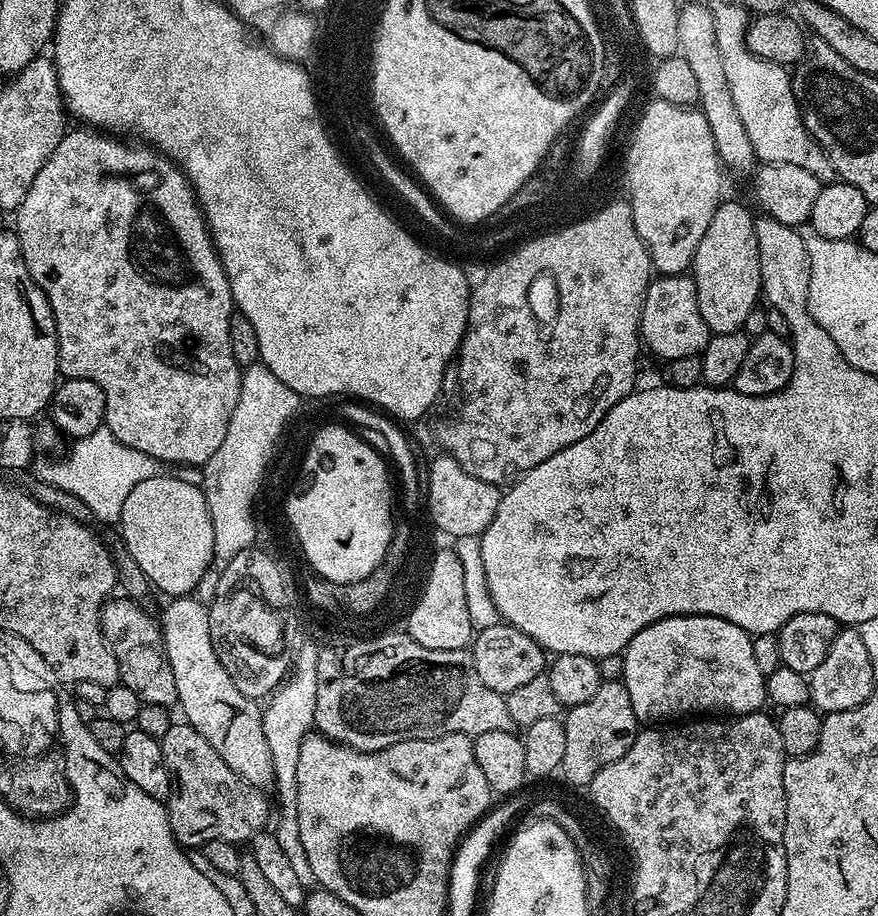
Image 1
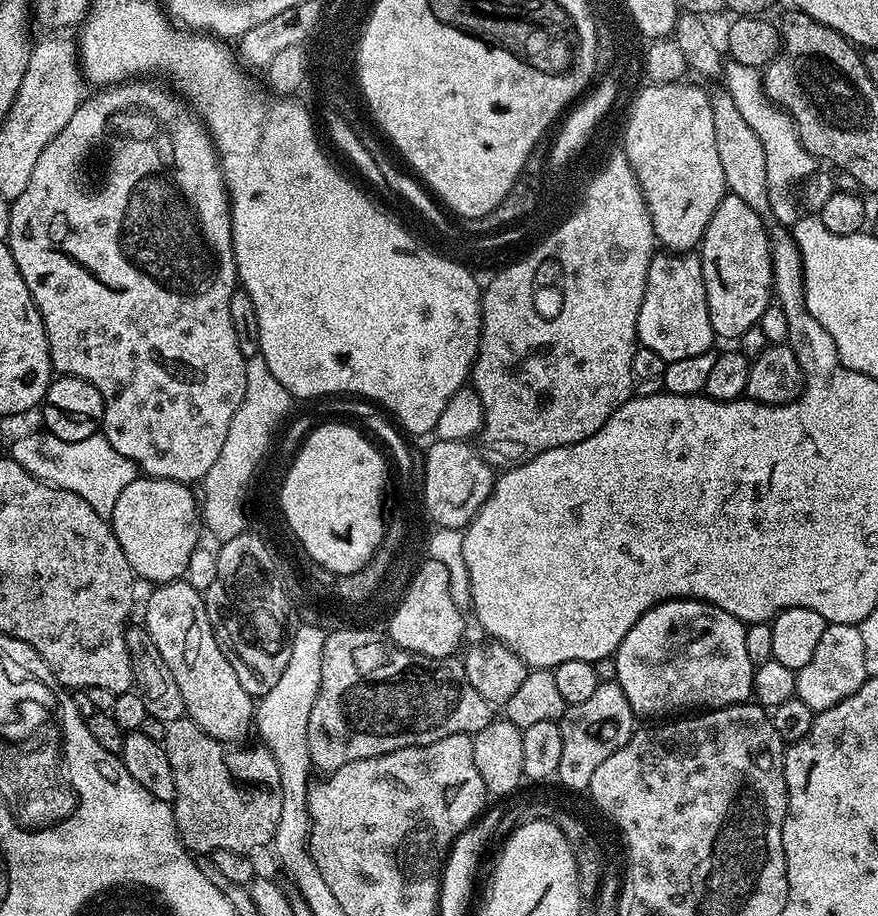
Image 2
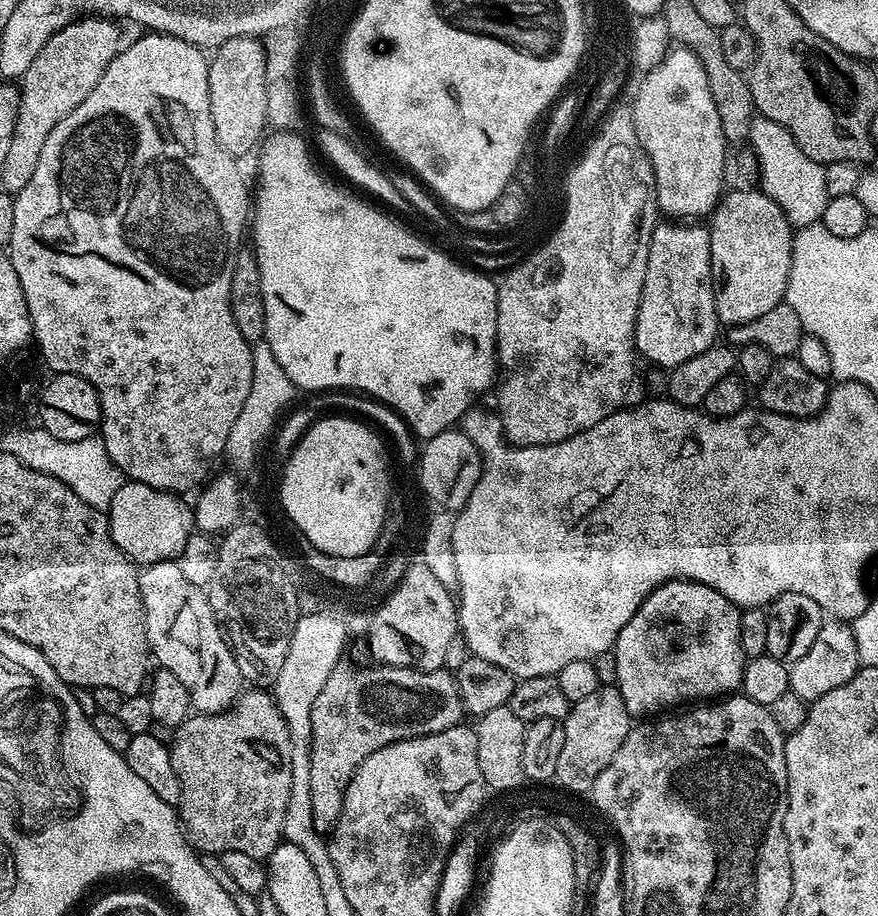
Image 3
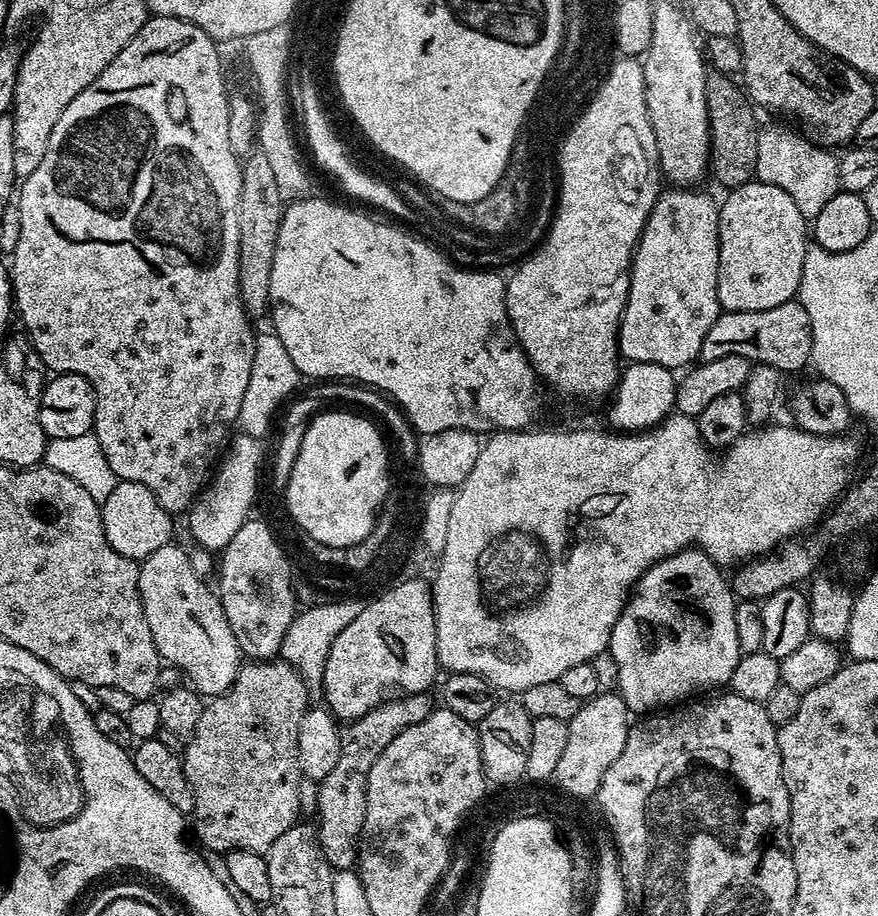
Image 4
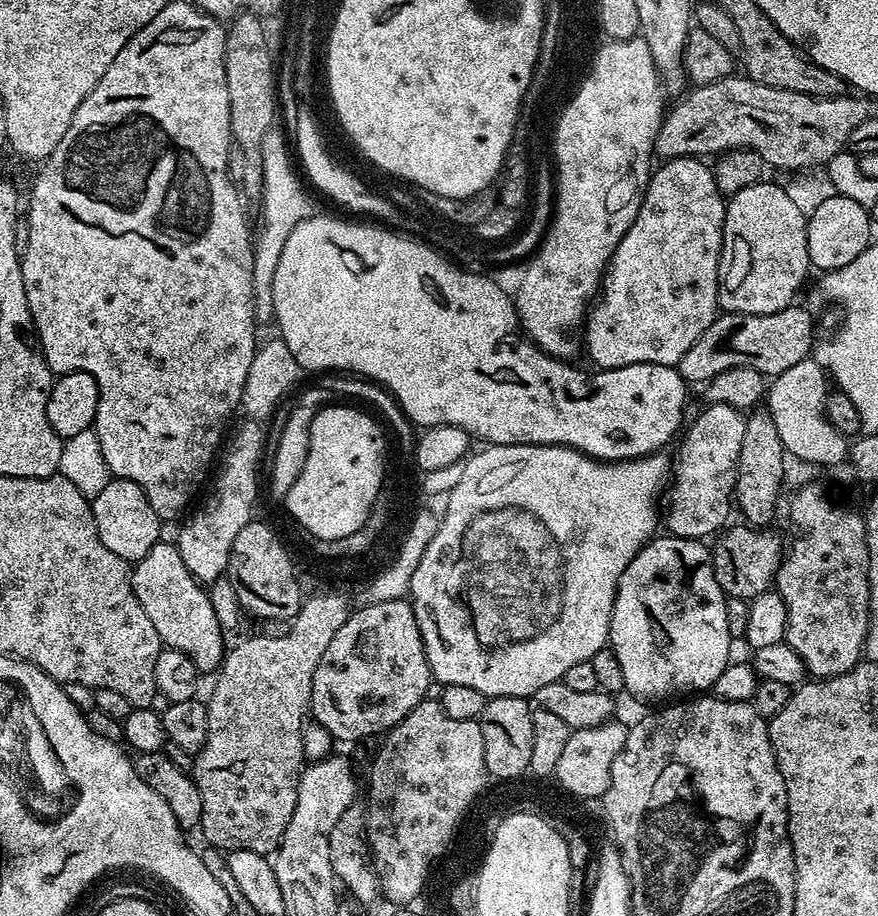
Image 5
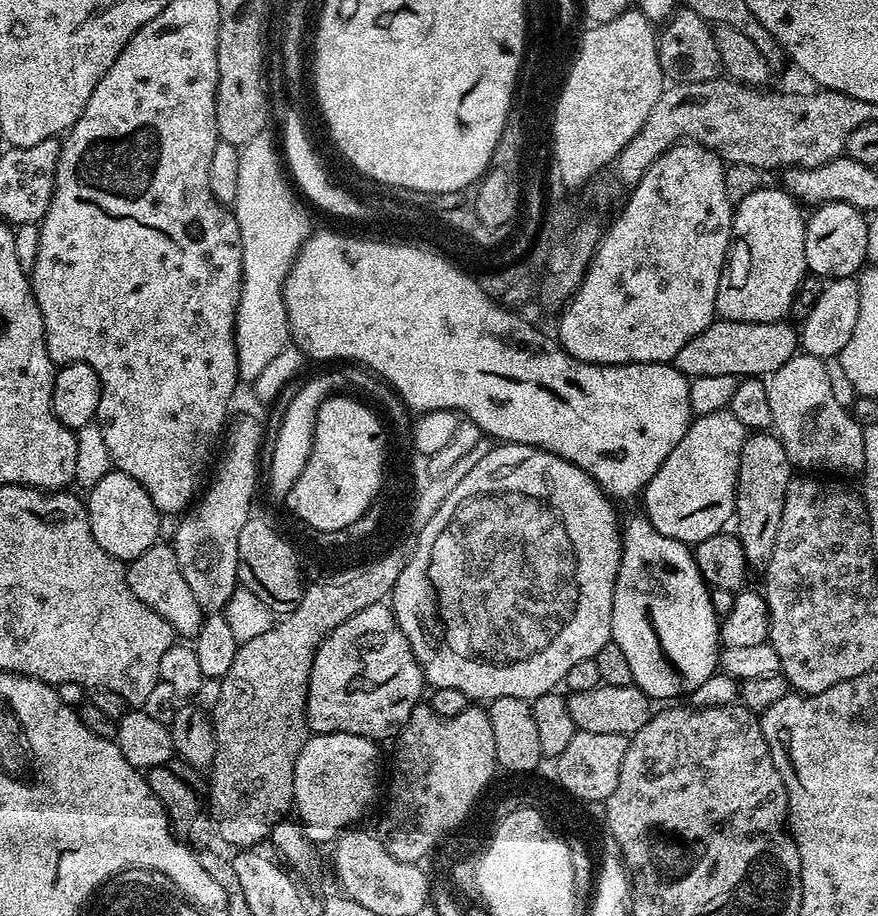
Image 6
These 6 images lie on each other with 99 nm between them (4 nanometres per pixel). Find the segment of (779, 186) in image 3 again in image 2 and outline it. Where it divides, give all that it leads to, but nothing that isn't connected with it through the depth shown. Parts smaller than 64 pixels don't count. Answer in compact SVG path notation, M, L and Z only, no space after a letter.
M733 64L723 65L723 87L734 98L734 106L742 113L742 119L749 124L750 130L758 134L758 142L762 142L762 151L766 153L766 182L768 183L768 212L780 226L791 226L802 215L798 196L788 192L796 183L815 177L818 171L818 161L811 152L802 146L798 138L798 130L792 125L788 113L764 93L764 77L761 69Z

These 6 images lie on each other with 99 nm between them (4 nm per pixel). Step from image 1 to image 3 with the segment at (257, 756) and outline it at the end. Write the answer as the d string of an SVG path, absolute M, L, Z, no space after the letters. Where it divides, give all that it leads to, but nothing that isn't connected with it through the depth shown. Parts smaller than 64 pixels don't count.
M163 560L149 564L140 572L140 593L144 607L144 621L148 635L148 647L155 663L170 670L190 694L193 709L200 714L219 714L228 711L242 695L242 681L236 655L228 643L220 623L210 610L208 593L203 587L194 585L182 574L182 566L176 560Z

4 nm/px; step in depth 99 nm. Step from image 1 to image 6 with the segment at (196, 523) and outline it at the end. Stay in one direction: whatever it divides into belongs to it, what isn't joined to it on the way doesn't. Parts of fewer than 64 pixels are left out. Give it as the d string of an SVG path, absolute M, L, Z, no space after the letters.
M115 470L108 472L102 482L87 489L86 503L90 530L94 530L98 546L102 546L102 550L114 558L125 562L138 558L138 554L150 550L150 546L161 539L162 514L154 502L150 502L150 494L146 494L146 490L142 490L140 483L130 478L130 474Z

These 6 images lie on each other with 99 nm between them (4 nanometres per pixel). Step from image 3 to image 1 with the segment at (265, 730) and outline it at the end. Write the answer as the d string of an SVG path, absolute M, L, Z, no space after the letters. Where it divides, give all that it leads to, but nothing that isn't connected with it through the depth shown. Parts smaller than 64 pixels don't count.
M172 722L166 734L159 739L162 746L162 758L166 758L166 770L170 770L170 794L166 801L170 830L181 846L188 850L199 849L211 840L225 840L237 846L243 845L243 840L252 840L264 828L268 820L268 800L263 796L261 789L255 784L246 782L194 730L187 722Z

